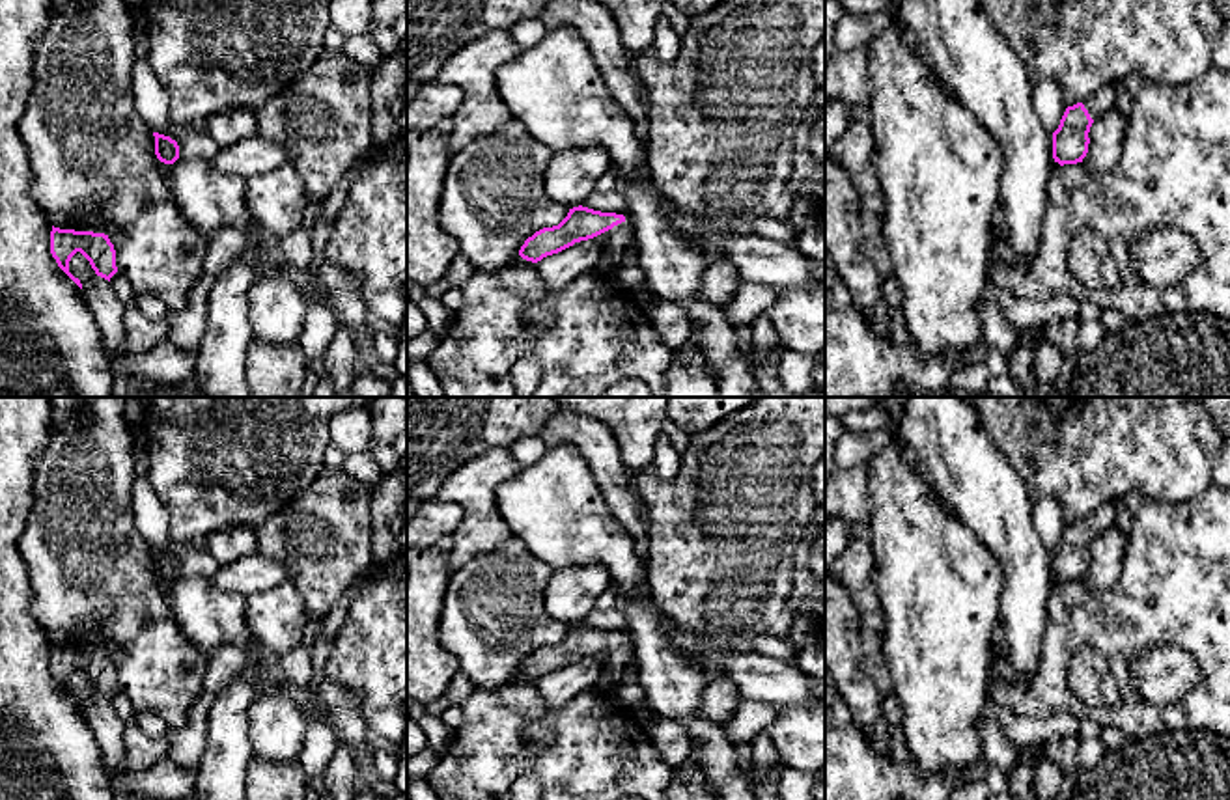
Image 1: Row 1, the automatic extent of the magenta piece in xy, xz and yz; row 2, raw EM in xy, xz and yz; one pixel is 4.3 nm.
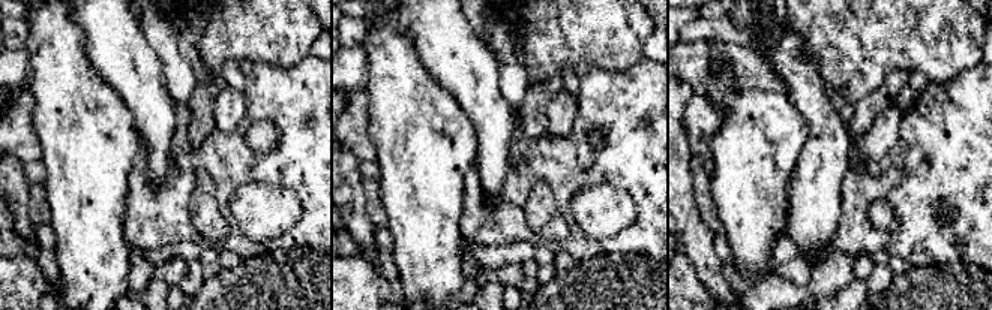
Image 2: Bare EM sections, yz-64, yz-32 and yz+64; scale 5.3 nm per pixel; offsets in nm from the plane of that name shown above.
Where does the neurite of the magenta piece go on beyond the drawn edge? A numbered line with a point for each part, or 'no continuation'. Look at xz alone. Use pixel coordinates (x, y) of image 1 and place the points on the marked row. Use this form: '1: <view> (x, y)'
1: xz (620, 237)

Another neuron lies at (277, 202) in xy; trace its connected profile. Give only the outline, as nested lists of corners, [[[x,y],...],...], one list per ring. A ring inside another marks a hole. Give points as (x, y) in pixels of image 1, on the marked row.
[[[291,162],[246,181],[246,207],[269,239],[282,239],[302,226],[308,207],[304,183]]]

